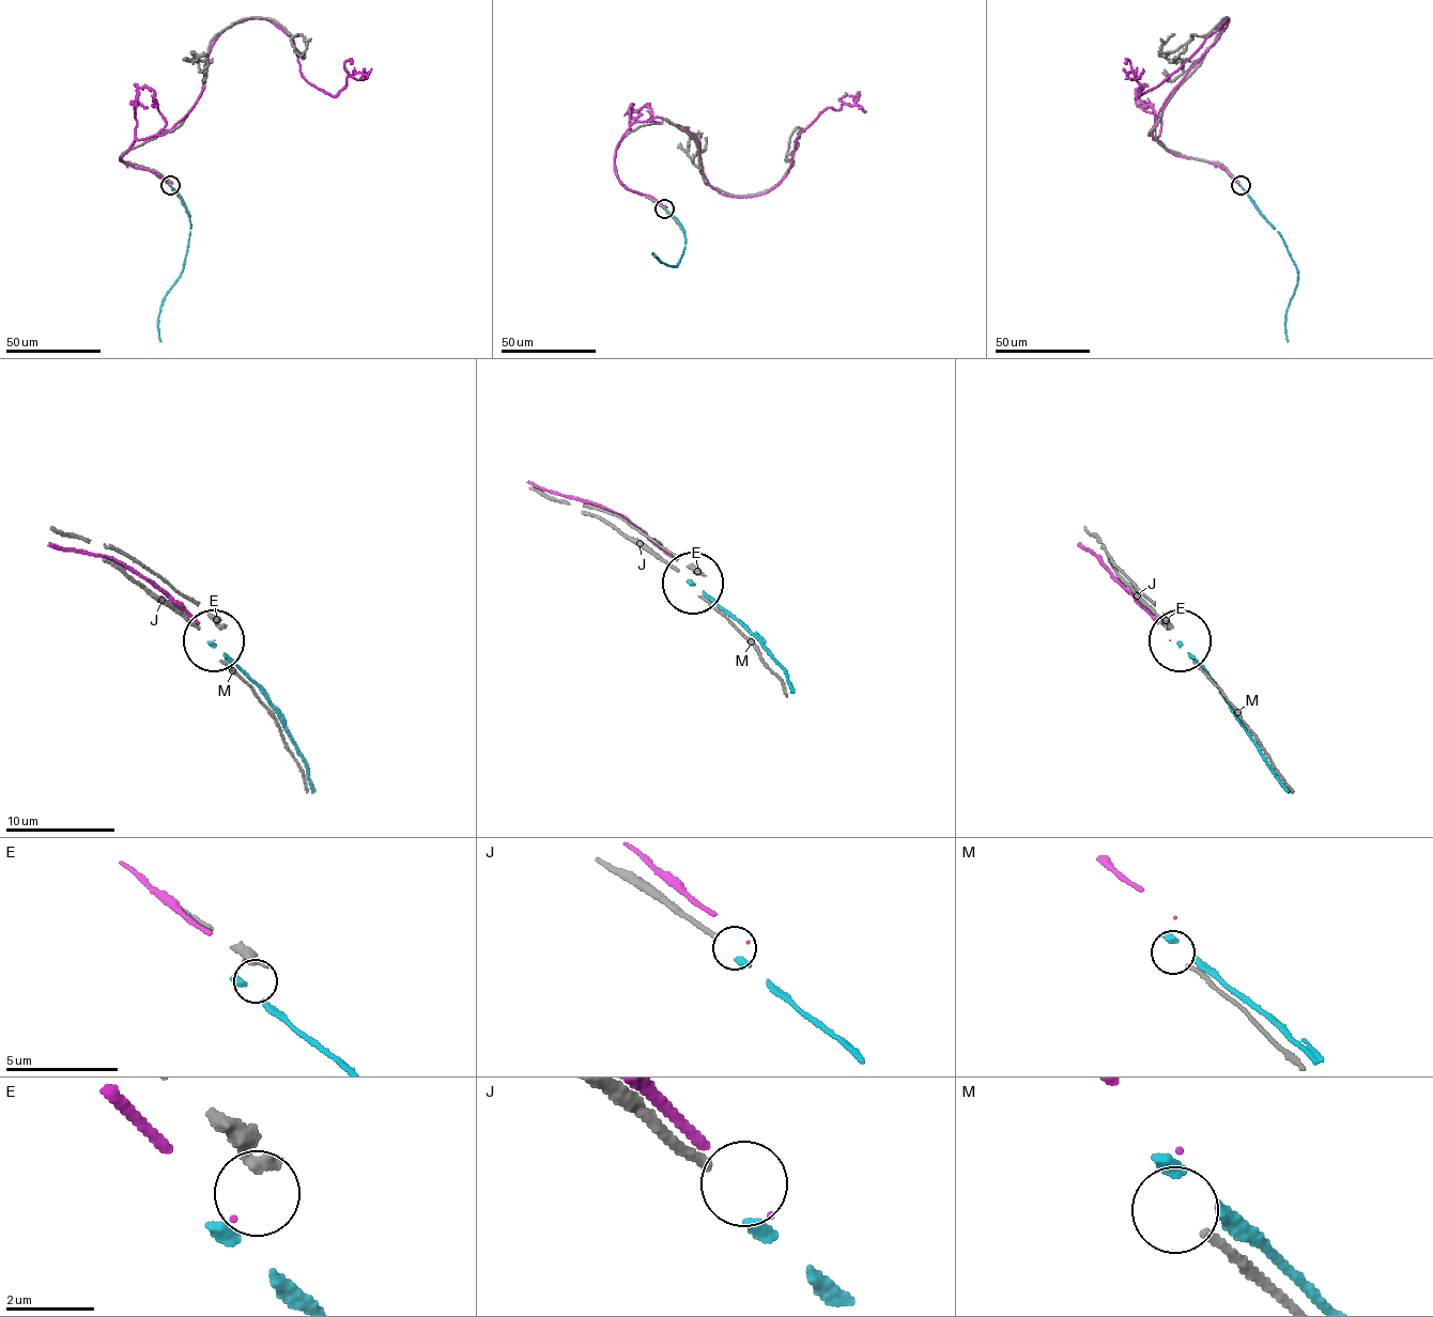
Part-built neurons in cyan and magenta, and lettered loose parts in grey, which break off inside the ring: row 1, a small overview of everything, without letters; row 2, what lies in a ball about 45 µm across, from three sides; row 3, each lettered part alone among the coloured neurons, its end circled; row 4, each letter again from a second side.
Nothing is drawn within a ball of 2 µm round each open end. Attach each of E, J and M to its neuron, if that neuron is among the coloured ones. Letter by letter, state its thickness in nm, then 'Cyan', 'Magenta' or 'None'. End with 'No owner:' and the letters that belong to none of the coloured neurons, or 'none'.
E: Thickness 240 nm. None
J: Thickness 220 nm. Cyan
M: Thickness 170 nm. None
No owner: E, M

